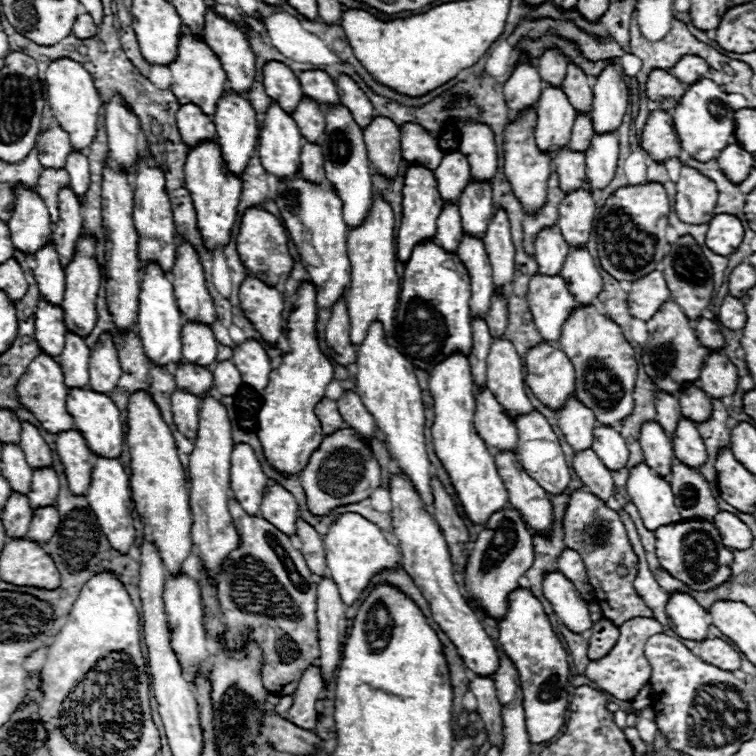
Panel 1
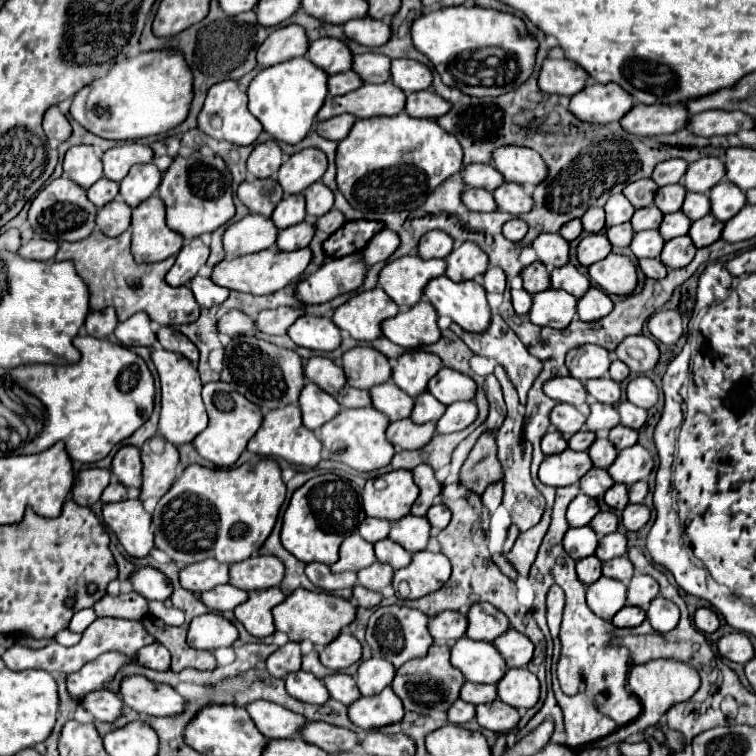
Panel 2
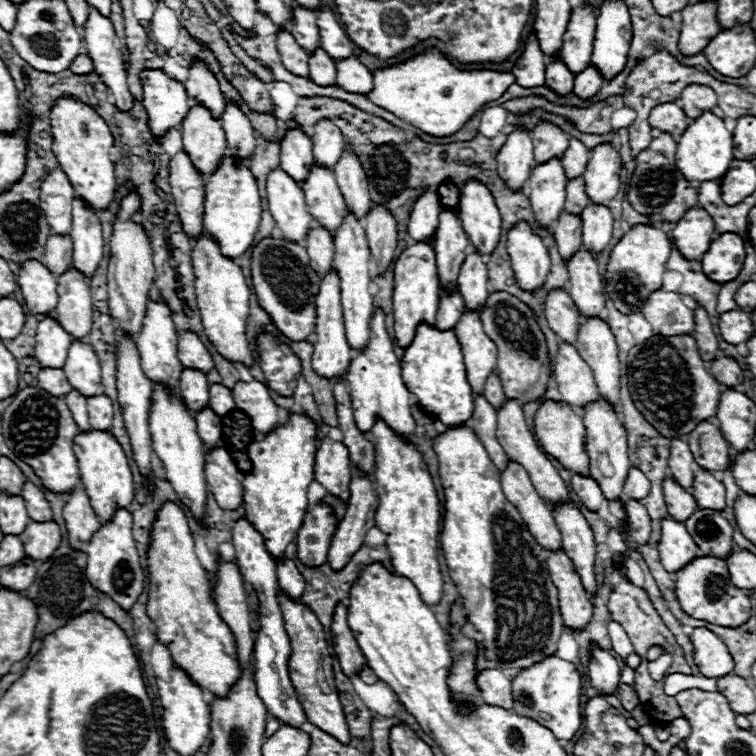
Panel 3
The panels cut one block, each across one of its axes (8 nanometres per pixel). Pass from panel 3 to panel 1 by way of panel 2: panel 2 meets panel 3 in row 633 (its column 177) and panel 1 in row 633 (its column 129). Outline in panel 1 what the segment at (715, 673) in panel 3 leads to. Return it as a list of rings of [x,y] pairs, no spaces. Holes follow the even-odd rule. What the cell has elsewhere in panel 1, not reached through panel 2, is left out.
[[[670,592],[666,614],[674,632],[686,640],[704,640],[710,626],[708,612],[686,592]]]

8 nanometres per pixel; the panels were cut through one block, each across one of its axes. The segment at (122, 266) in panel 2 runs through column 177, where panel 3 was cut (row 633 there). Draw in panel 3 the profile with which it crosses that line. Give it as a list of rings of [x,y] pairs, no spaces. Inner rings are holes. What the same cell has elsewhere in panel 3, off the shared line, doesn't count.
[[[278,592],[278,604],[280,604],[282,616],[284,616],[284,628],[288,632],[290,648],[292,648],[292,654],[290,654],[290,660],[288,660],[290,680],[294,684],[296,698],[300,700],[308,722],[318,726],[320,730],[328,732],[330,736],[338,738],[340,742],[348,742],[350,732],[348,732],[344,712],[342,712],[338,690],[334,686],[332,658],[328,654],[326,632],[324,632],[320,620],[316,618],[316,614],[306,604],[302,604],[300,600],[292,600],[284,592]]]

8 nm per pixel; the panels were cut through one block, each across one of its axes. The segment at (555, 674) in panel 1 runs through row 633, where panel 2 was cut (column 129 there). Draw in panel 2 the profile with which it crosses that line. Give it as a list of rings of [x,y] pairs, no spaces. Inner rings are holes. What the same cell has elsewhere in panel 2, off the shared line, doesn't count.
[[[140,500],[104,504],[102,518],[130,556],[142,558],[154,548],[154,534],[150,530],[152,516],[142,508]]]

